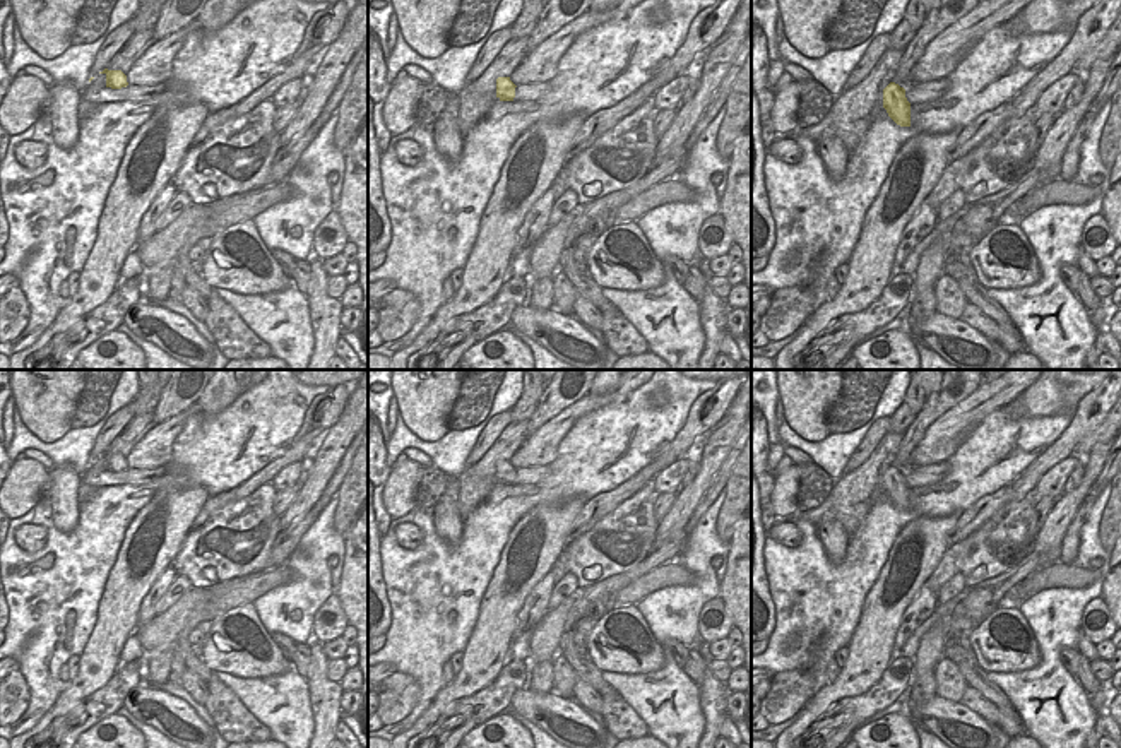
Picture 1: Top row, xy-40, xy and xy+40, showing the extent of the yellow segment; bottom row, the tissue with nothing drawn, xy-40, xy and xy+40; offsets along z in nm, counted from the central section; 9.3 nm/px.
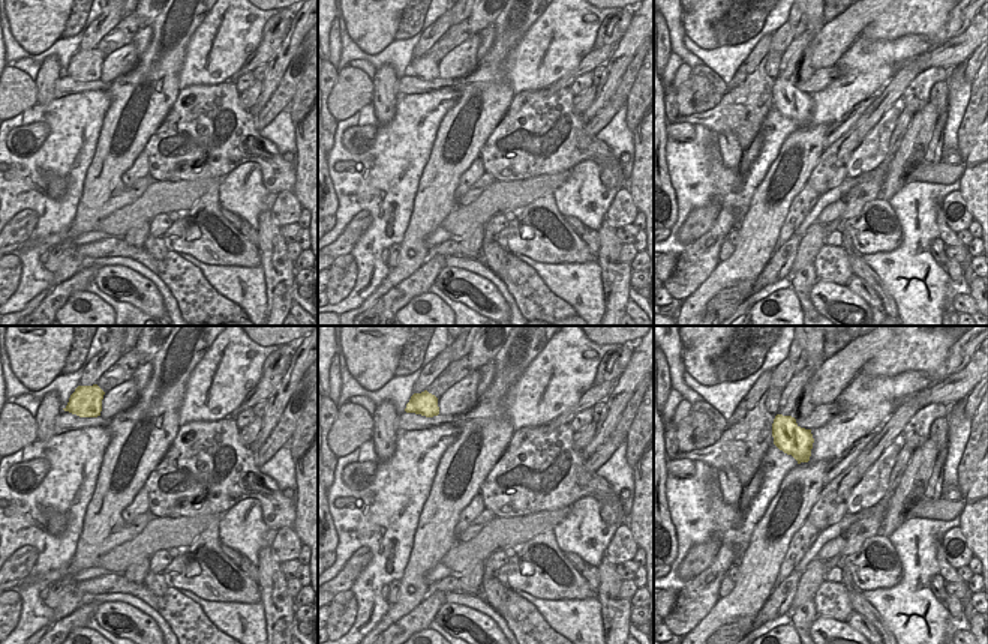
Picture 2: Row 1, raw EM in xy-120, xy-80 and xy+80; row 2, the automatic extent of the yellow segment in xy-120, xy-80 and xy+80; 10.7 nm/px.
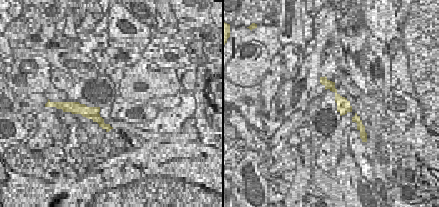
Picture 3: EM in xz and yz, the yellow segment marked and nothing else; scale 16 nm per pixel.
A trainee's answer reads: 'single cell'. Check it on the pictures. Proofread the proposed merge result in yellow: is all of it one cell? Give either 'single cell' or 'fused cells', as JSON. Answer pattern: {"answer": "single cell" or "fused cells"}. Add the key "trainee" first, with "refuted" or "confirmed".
{"trainee": "confirmed", "answer": "single cell"}

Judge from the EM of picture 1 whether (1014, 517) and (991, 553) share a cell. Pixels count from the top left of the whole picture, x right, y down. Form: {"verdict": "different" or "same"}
{"verdict": "same"}

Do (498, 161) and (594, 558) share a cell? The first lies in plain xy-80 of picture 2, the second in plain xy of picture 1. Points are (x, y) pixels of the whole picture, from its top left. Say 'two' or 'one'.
one

